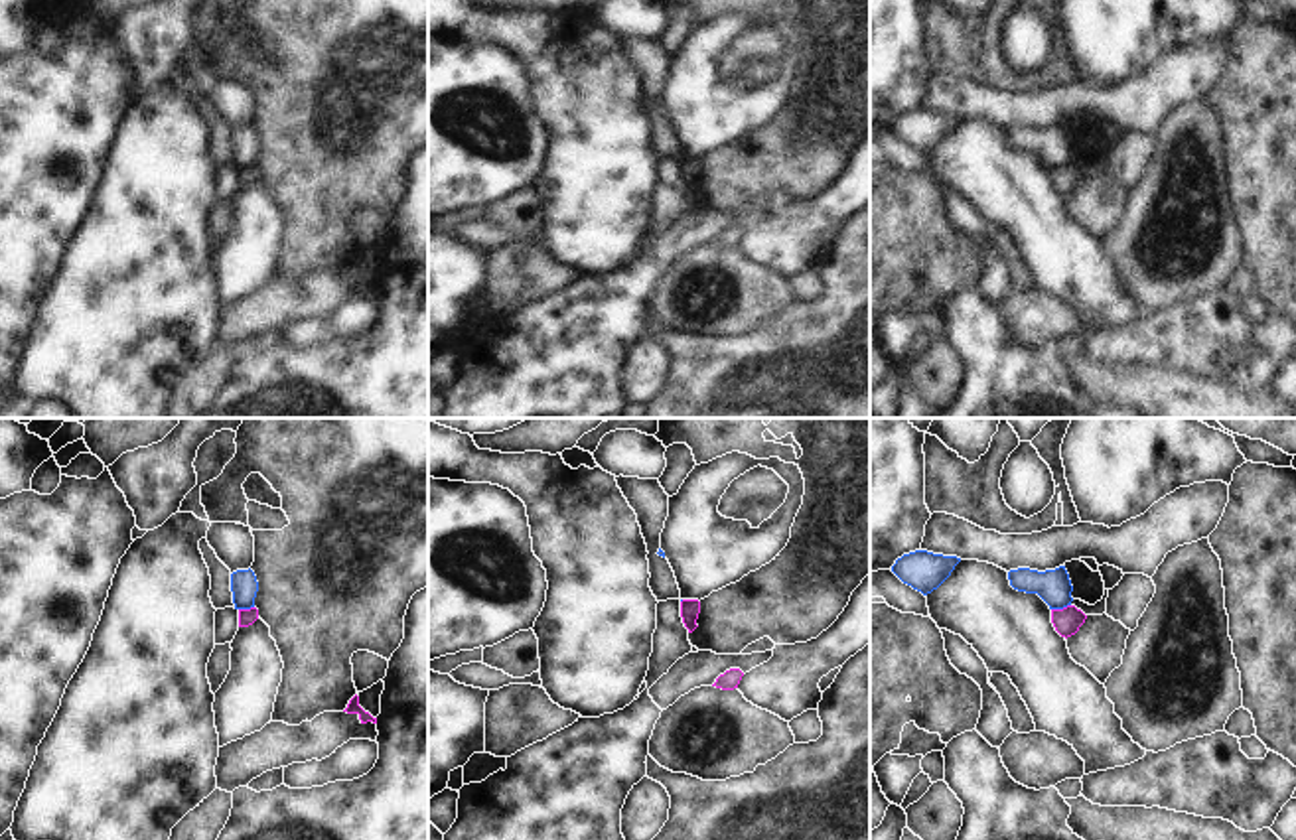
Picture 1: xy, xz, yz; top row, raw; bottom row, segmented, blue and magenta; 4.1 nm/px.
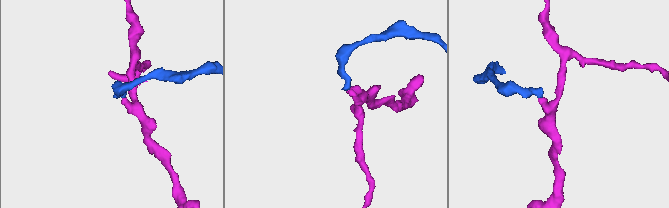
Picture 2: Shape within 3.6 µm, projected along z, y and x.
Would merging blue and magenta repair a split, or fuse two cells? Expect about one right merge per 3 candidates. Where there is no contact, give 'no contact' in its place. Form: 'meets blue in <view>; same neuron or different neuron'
meets blue in yz; different neuron

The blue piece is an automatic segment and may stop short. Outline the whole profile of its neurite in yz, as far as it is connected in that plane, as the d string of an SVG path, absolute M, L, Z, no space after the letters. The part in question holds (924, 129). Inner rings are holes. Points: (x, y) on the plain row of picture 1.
M915 108L898 116L896 122L892 124L892 130L903 142L927 154L951 134L959 120L961 116L957 114Z

